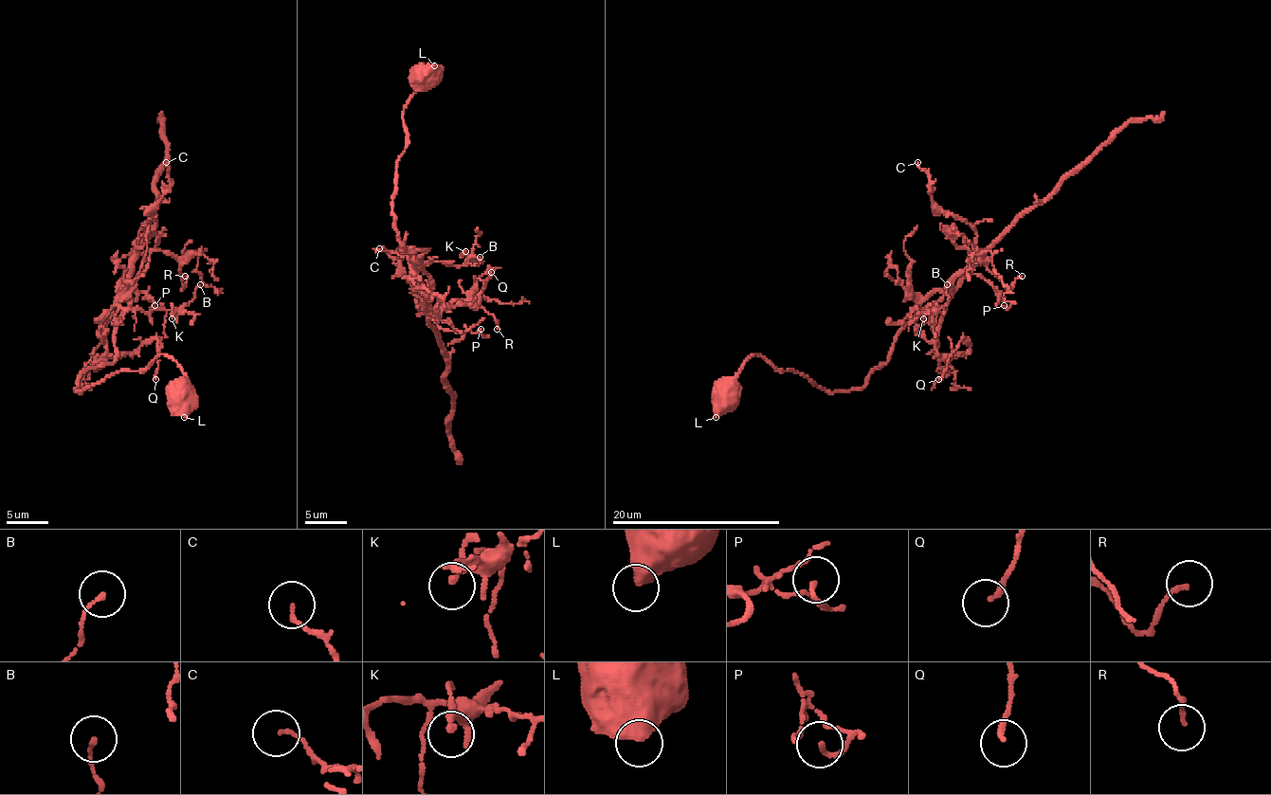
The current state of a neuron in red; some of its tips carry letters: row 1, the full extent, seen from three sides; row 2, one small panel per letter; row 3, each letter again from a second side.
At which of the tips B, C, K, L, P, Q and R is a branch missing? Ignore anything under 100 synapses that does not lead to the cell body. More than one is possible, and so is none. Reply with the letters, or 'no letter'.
no letter

